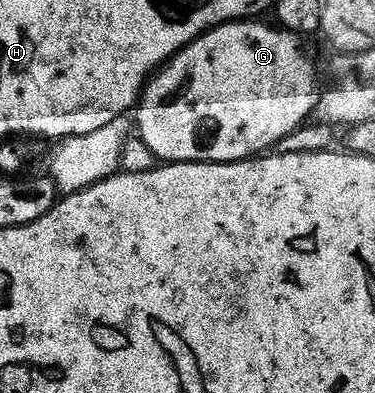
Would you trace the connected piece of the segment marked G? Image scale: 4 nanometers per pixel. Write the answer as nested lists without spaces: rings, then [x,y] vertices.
[[[246,19],[244,21],[228,21],[225,25],[216,25],[208,29],[201,37],[196,37],[180,53],[176,53],[170,61],[166,61],[152,77],[149,78],[141,100],[135,106],[135,129],[141,141],[151,147],[151,151],[161,163],[176,163],[179,161],[210,161],[212,165],[226,165],[232,161],[247,161],[268,154],[288,134],[303,127],[316,112],[320,101],[320,90],[317,89],[317,75],[311,60],[301,50],[302,41],[296,34],[272,24],[264,25],[261,19]]]

